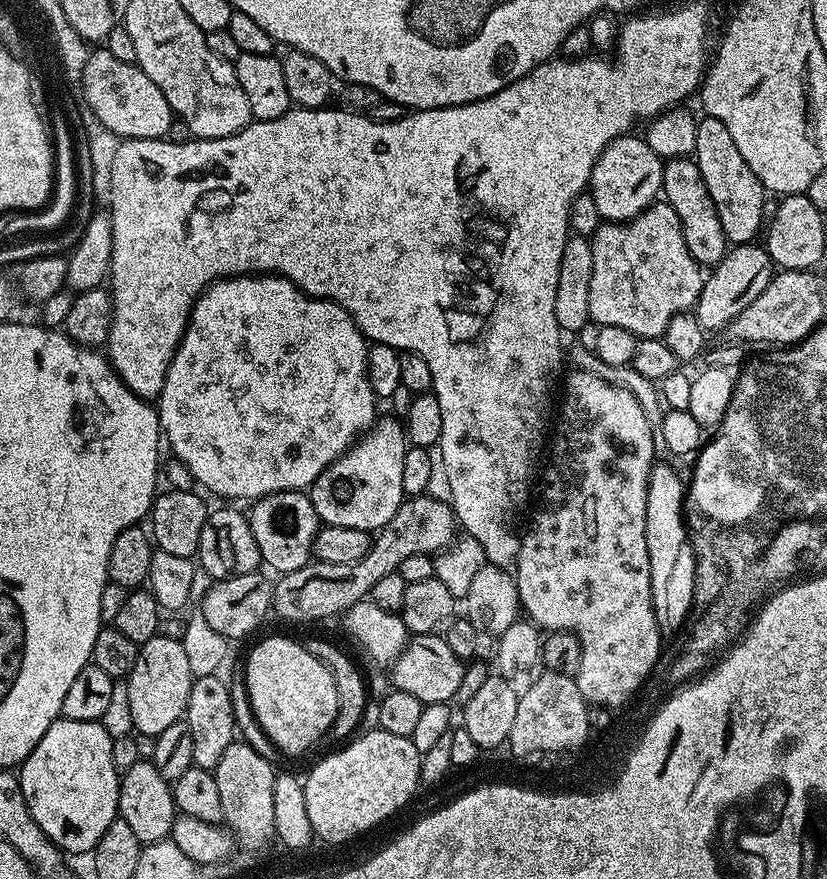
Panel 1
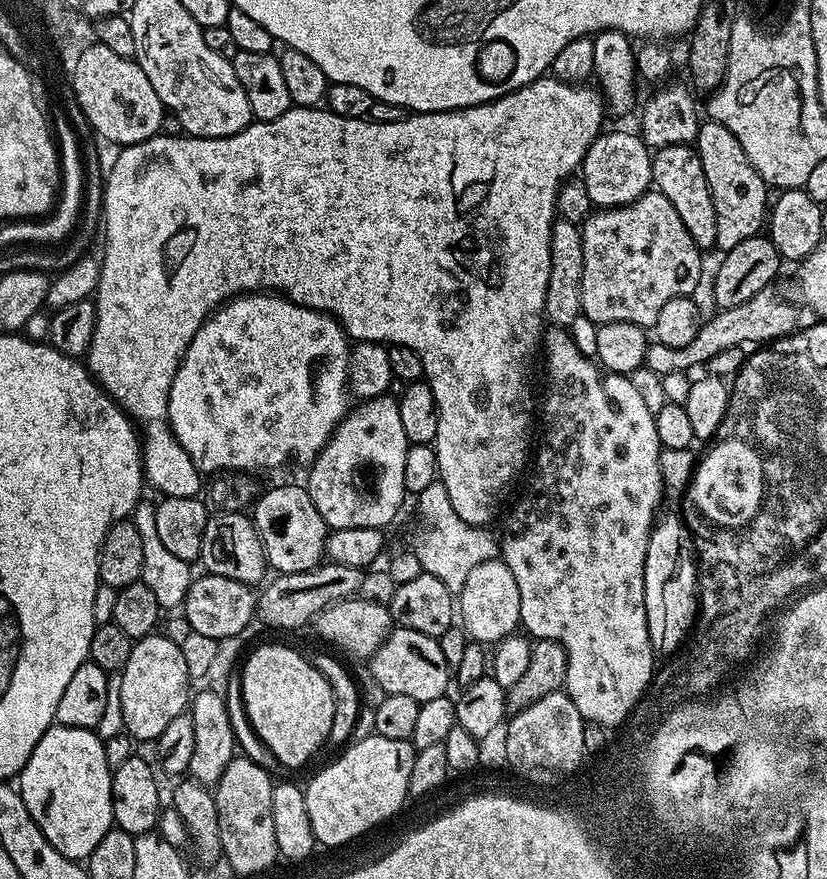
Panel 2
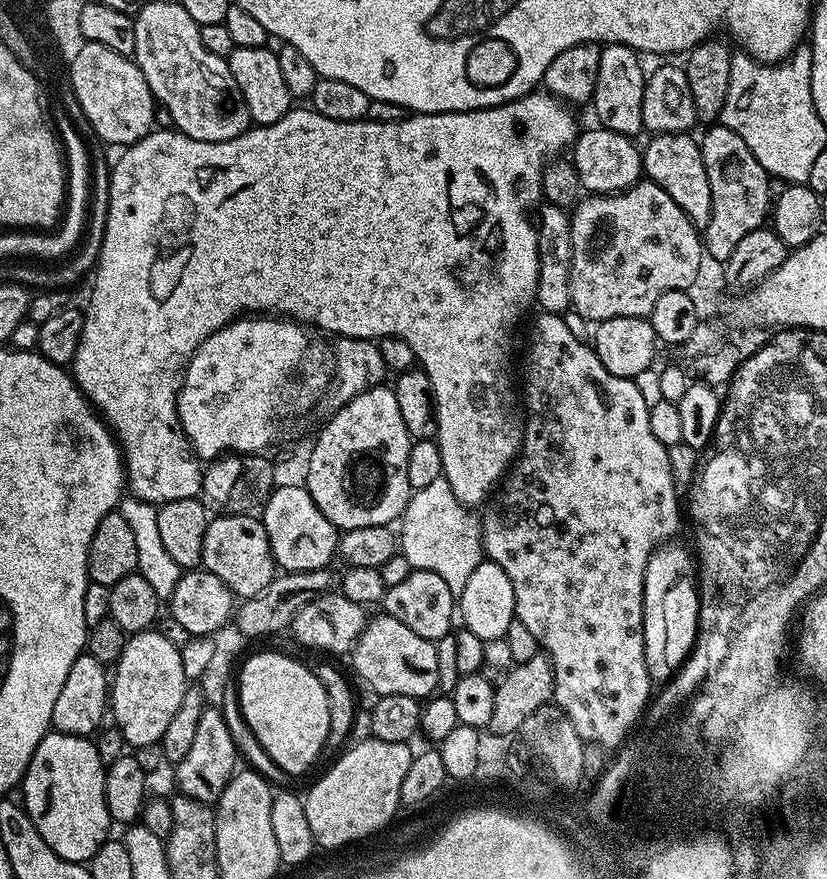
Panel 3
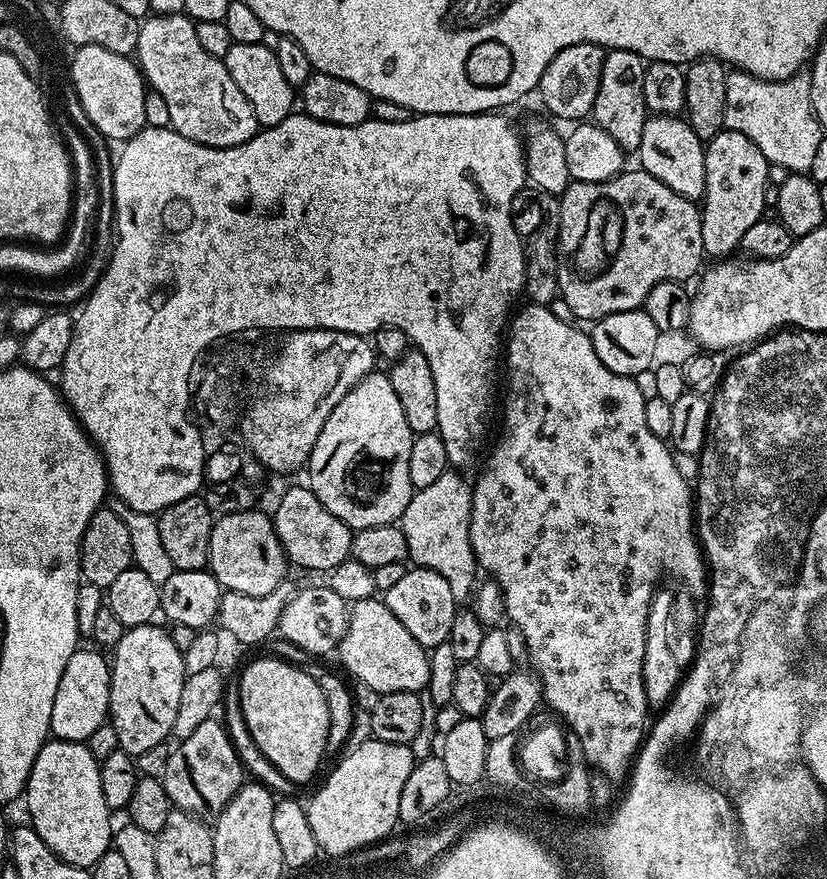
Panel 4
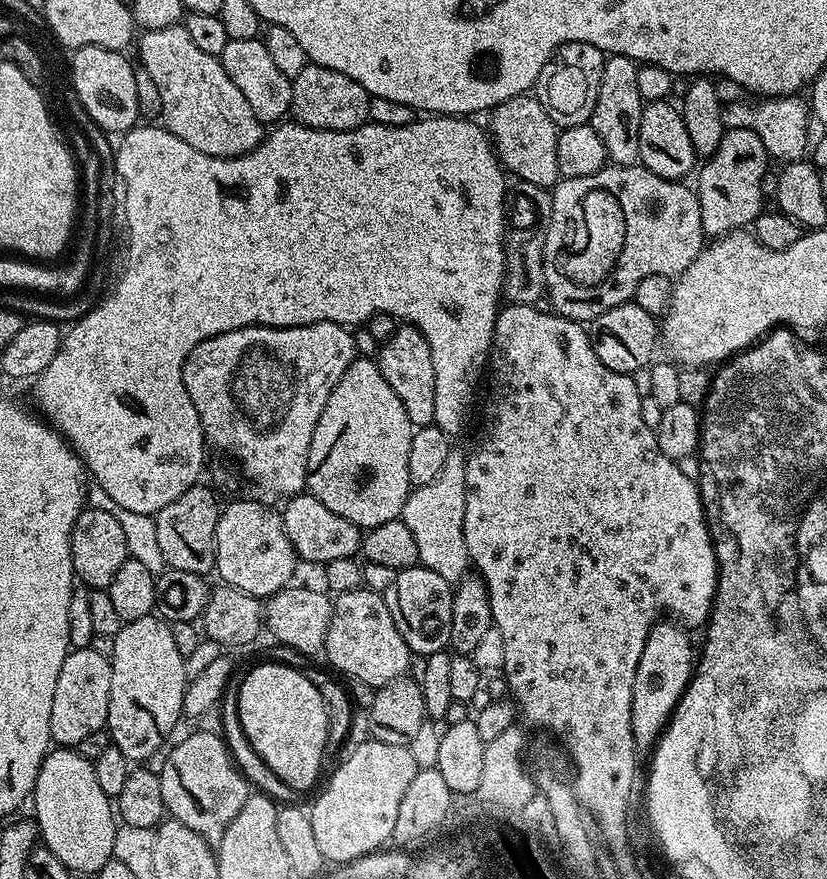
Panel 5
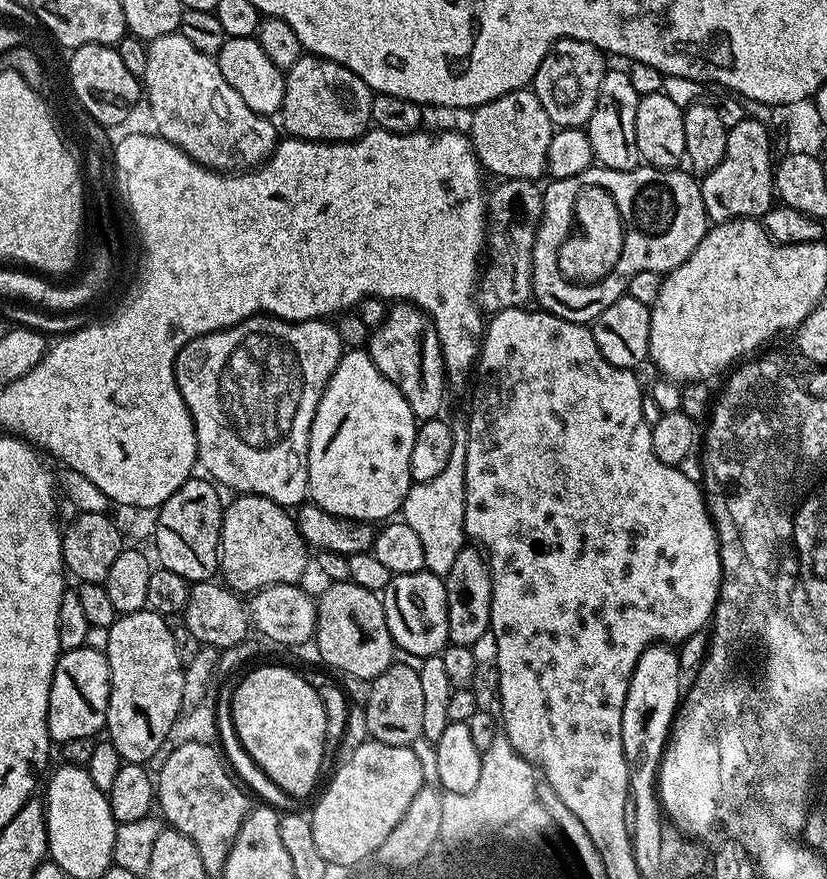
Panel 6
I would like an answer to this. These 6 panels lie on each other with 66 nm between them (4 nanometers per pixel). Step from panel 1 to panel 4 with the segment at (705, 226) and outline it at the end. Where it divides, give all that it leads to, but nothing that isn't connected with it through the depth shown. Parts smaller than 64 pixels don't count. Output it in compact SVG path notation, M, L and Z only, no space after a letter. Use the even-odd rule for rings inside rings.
M649 115L646 126L642 126L642 142L638 153L639 167L658 178L658 182L670 186L674 194L696 202L704 195L705 147L705 141L700 140L698 134L694 134L687 119L680 116Z

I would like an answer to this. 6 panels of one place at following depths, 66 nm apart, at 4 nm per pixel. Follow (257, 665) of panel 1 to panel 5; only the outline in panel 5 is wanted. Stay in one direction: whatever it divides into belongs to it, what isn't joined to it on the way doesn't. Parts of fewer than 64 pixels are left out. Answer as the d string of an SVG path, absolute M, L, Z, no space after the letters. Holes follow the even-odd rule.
M260 664L257 668L250 669L236 696L236 712L240 715L240 728L244 731L249 746L286 787L304 792L315 786L316 779L320 776L320 767L326 759L324 747L328 733L328 715L322 694L318 694L308 675L288 664Z

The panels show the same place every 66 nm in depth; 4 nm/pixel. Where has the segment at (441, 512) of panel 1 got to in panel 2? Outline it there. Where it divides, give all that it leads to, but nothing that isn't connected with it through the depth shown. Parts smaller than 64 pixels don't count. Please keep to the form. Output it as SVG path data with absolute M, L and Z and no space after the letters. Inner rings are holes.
M321 562L310 570L286 572L269 579L259 593L255 615L272 628L300 628L304 623L315 621L316 615L336 600L355 597L360 590L361 569Z

